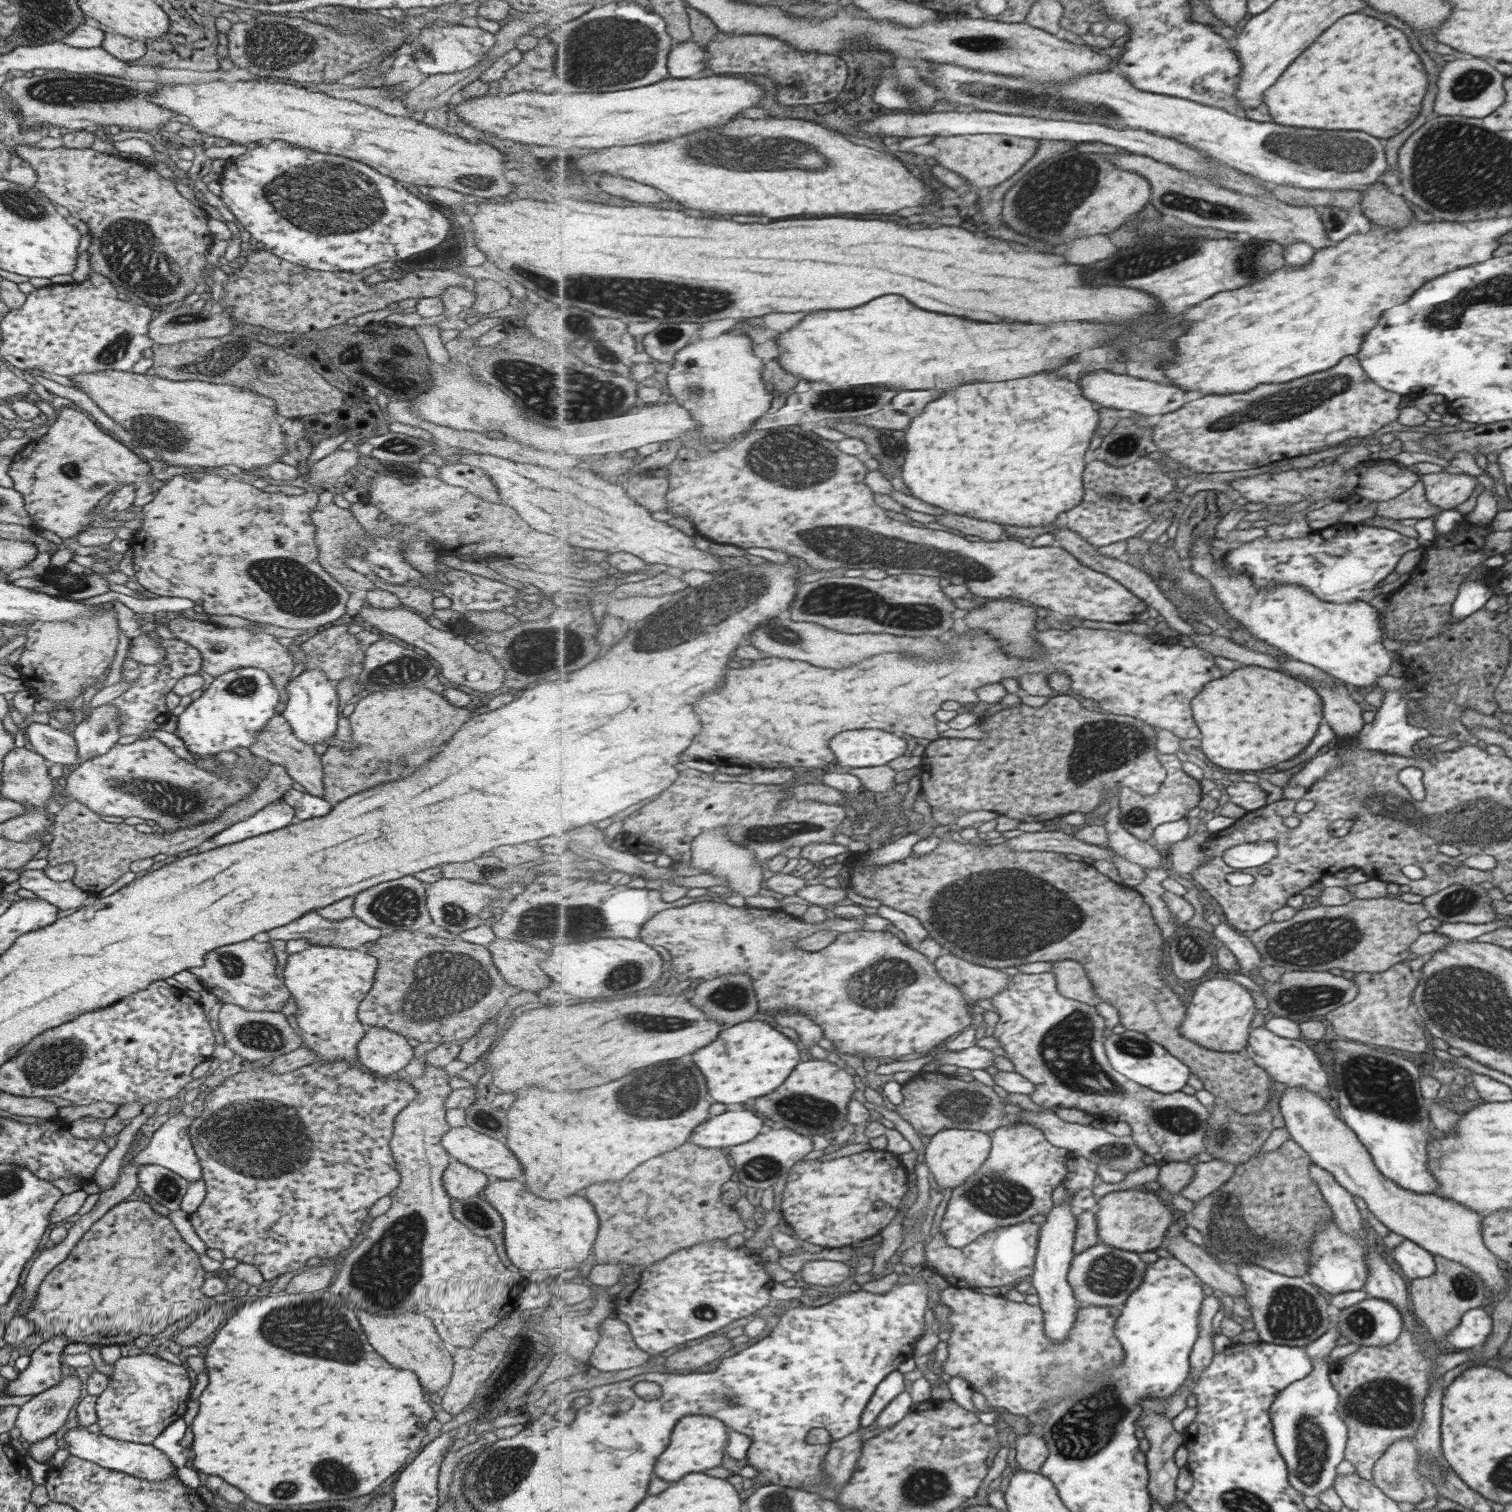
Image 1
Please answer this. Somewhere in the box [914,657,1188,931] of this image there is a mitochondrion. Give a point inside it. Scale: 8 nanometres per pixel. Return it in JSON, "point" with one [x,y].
{"point":[1099,748]}

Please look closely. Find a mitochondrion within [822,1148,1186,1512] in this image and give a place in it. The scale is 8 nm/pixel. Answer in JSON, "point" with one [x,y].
{"point":[1077,1433]}

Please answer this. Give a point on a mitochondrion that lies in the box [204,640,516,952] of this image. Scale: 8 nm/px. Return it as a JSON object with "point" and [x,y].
{"point":[400,905]}

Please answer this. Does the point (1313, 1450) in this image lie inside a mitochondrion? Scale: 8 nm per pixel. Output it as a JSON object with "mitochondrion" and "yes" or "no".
{"mitochondrion":"yes"}

